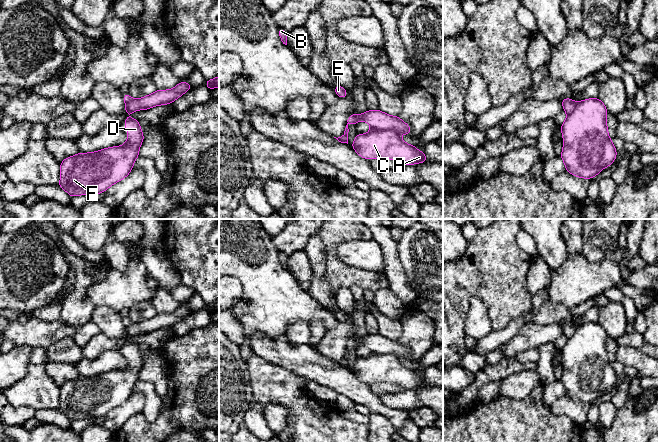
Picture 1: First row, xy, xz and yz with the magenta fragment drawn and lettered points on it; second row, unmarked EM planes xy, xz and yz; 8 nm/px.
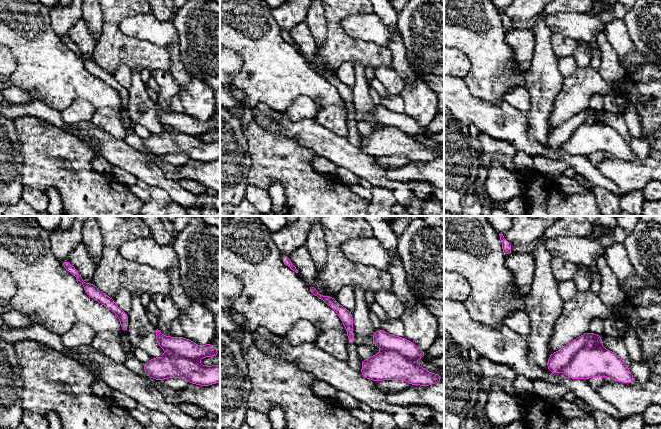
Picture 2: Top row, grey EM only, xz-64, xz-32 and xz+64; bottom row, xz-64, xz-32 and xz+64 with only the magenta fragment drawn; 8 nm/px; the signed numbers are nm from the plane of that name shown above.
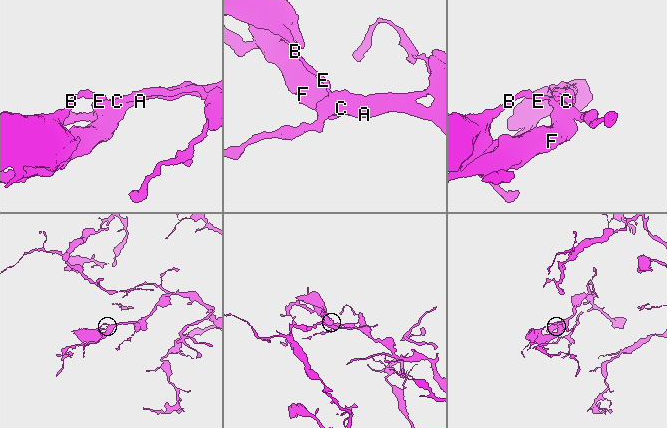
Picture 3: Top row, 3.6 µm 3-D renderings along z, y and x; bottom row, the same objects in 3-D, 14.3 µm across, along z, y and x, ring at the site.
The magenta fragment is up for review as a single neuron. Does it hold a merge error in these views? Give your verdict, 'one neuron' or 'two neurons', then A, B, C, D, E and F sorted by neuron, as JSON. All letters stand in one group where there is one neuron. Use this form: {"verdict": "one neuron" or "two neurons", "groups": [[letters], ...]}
{"verdict": "two neurons", "groups": [["A", "C", "D", "F"], ["B", "E"]]}

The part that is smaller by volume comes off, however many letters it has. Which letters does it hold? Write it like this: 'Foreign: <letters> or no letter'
Foreign: B, E

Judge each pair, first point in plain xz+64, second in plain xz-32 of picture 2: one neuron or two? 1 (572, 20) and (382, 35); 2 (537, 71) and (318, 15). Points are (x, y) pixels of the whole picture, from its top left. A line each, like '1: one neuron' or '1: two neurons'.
1: one neuron
2: one neuron

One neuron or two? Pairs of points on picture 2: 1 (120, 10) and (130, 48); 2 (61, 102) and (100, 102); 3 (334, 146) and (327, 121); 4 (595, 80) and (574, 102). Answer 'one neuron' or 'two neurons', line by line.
1: one neuron
2: one neuron
3: two neurons
4: one neuron

